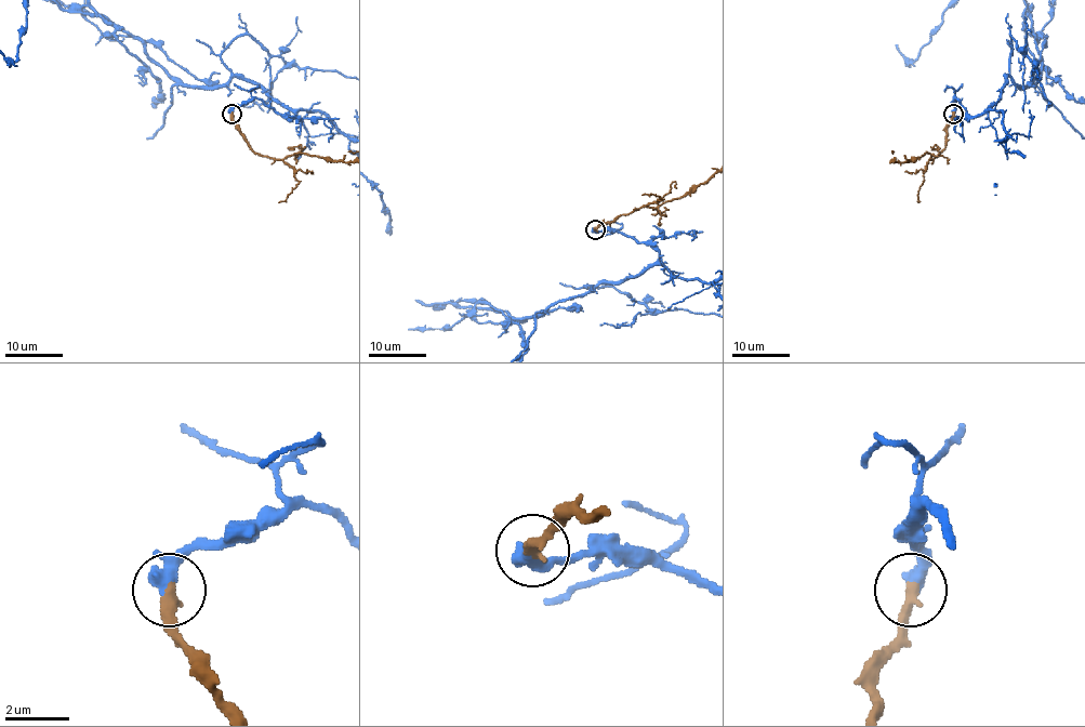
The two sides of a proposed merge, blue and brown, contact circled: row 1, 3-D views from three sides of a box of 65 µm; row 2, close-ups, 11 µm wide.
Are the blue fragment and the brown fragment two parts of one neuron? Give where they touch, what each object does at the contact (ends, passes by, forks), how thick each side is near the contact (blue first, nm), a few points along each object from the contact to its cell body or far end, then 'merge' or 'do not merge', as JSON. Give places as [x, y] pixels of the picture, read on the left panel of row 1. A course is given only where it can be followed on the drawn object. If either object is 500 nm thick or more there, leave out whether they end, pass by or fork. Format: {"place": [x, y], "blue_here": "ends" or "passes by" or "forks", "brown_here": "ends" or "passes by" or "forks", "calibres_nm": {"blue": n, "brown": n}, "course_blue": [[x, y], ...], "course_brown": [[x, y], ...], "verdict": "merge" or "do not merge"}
{"place": [232, 114], "blue_here": "passes by", "brown_here": "ends", "calibres_nm": {"blue": 360, "brown": 360}, "course_brown": [[232, 113], [248, 144], [264, 156], [302, 153], [353, 161]], "verdict": "merge"}

